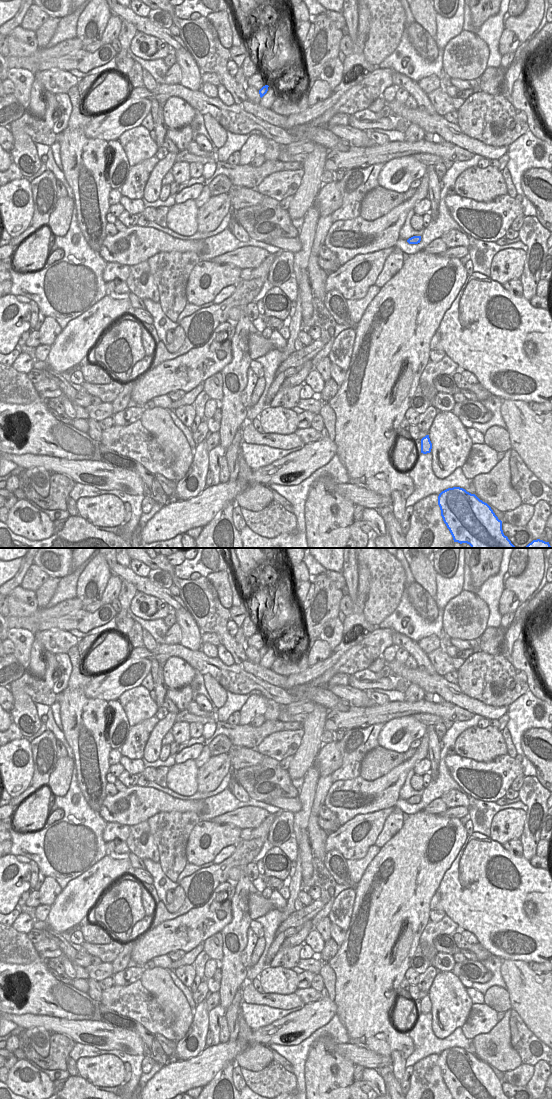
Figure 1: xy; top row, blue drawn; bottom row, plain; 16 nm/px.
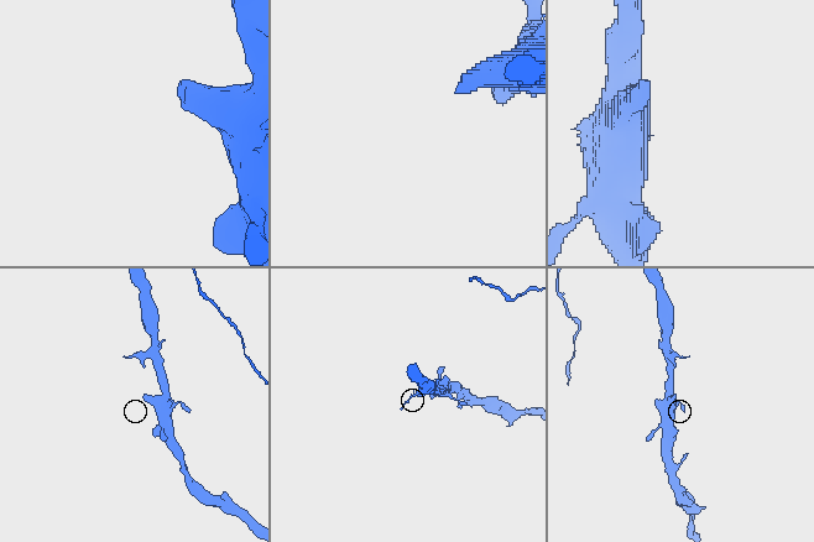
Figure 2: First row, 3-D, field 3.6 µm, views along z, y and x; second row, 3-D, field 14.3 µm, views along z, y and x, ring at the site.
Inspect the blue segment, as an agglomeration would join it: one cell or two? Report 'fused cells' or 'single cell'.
single cell

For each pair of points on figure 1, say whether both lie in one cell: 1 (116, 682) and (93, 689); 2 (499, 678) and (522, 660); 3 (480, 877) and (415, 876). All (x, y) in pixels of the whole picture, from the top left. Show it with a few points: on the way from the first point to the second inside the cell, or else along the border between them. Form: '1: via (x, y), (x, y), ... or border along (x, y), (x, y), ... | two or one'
1: via (110, 685), (99, 687) | one
2: border along (511, 663), (515, 669) | two
3: border along (456, 857), (436, 890) | two

